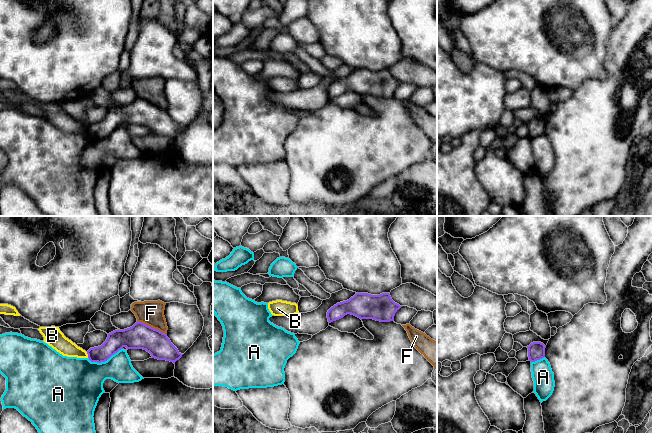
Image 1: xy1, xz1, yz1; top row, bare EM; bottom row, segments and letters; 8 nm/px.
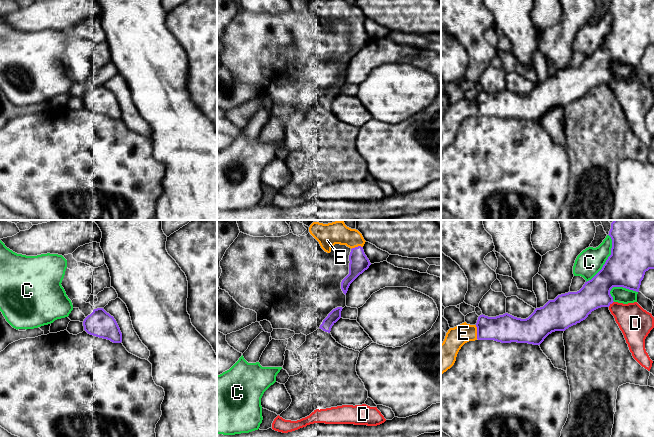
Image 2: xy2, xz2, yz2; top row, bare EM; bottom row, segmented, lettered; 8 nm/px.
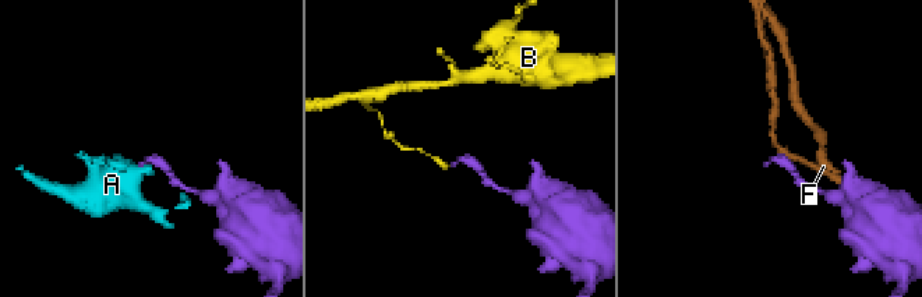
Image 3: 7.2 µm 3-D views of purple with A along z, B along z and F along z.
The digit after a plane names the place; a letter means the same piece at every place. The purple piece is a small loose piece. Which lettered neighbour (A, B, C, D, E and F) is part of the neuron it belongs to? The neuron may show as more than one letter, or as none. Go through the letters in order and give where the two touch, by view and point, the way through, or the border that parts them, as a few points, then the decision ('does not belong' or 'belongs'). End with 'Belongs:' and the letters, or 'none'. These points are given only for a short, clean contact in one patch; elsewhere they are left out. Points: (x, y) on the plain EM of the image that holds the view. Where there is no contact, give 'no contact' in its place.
A: contact xy1 (105, 136); border xy1 (122, 124), (104, 137), (91, 138), (88, 135); does not belong
B: contact xy1 (88, 131); border xy1 (86, 128), (88, 133); does not belong
C: contact yz2 (607, 35); does not belong
D: contact yz2 (610, 79); border yz2 (613, 77), (608, 82); does not belong
E: contact yz2 (477, 108); way yz2 (505, 104), (486, 104), (477, 108), (464, 108), (456, 113); belongs
F: contact xy1 (151, 103); border xy1 (137, 96), (166, 110); does not belong
Belongs: E

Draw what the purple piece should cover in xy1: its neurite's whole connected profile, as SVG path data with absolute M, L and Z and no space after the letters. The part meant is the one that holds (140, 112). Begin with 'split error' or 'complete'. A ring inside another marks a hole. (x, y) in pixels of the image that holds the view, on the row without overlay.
complete; M138 97L130 104L109 109L101 122L90 124L87 130L91 138L101 139L124 123L146 126L152 134L174 140L183 131L171 119L167 110Z

